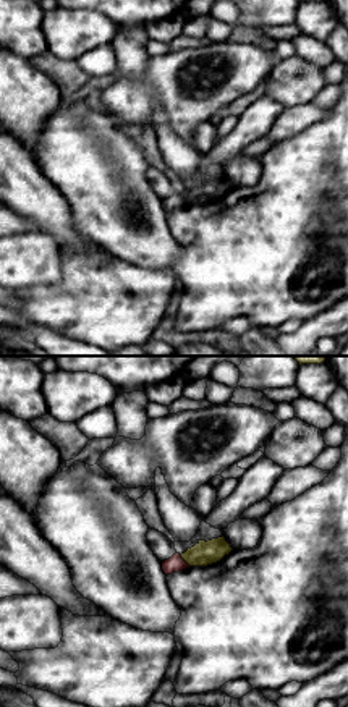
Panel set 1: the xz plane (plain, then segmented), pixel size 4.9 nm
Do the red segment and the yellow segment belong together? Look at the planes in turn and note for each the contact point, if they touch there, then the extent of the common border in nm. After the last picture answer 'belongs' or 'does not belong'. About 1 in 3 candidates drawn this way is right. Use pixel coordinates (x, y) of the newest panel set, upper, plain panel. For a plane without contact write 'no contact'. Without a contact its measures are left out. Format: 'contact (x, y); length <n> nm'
contact (183, 198); length 80 nm

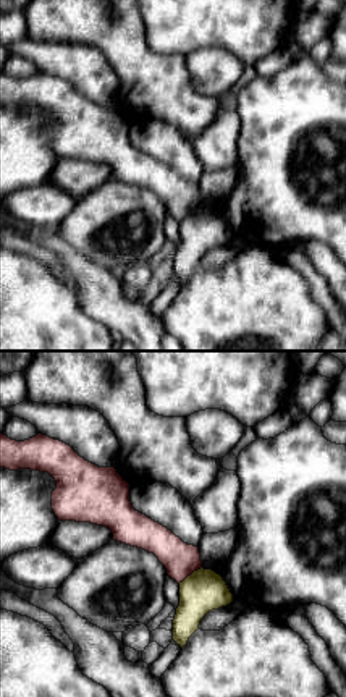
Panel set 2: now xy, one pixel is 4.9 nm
contact (189, 212); length 150 nm

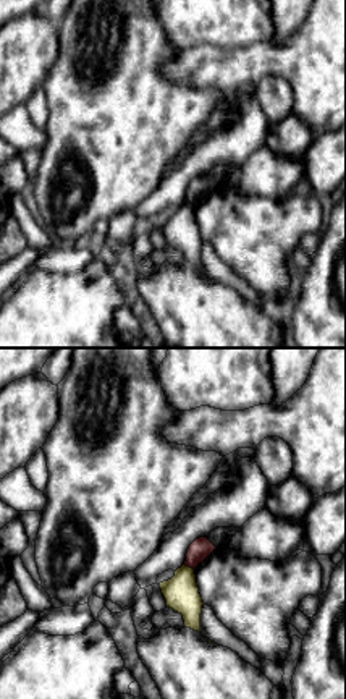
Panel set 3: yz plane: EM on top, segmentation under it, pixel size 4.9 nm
contact (189, 204); length 60 nm

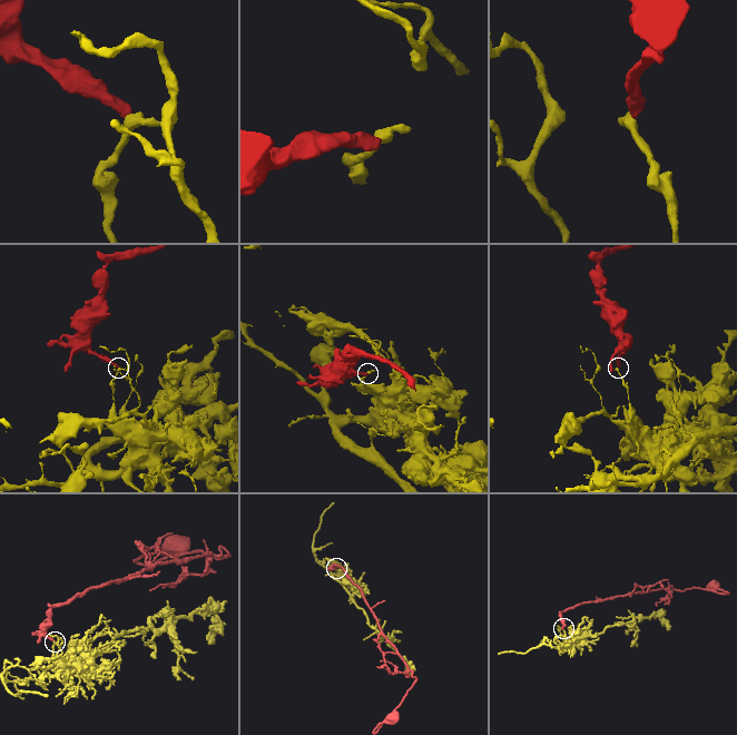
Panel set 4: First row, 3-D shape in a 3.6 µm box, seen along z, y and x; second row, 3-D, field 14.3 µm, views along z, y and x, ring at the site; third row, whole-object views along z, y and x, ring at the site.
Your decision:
does not belong

